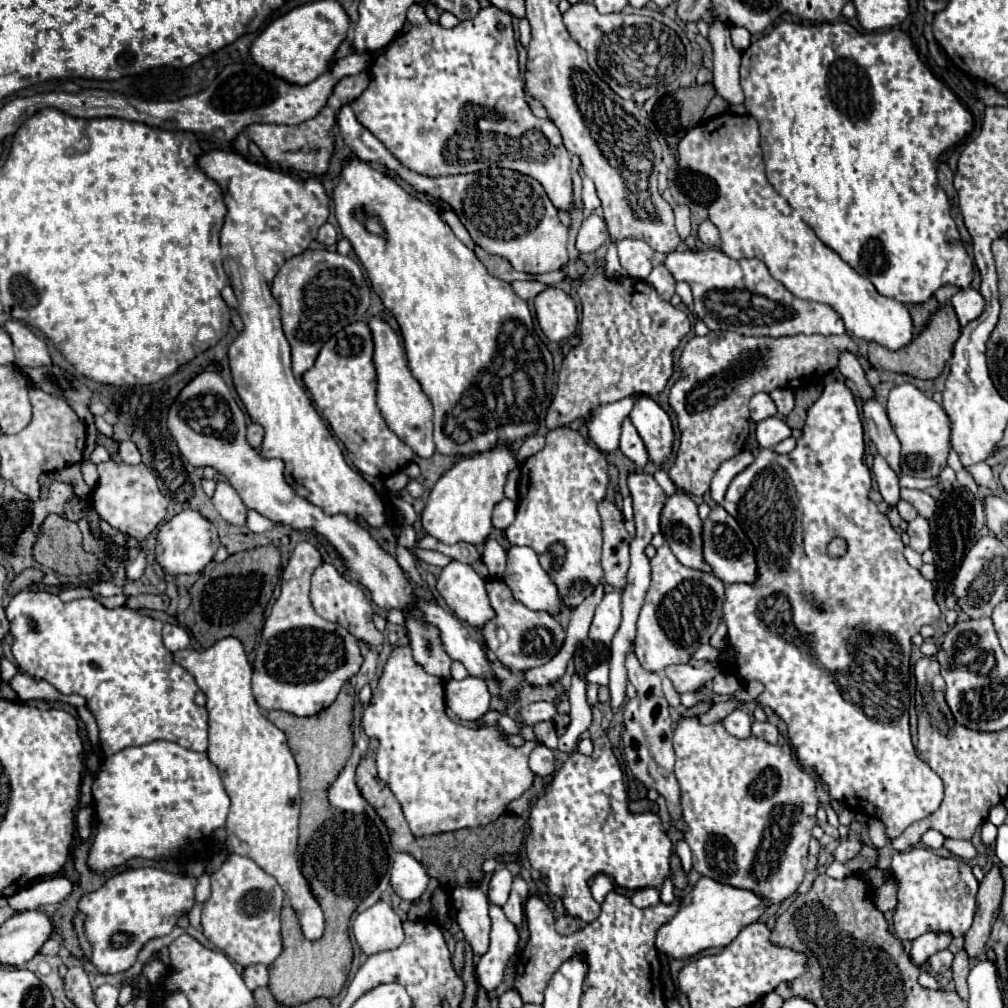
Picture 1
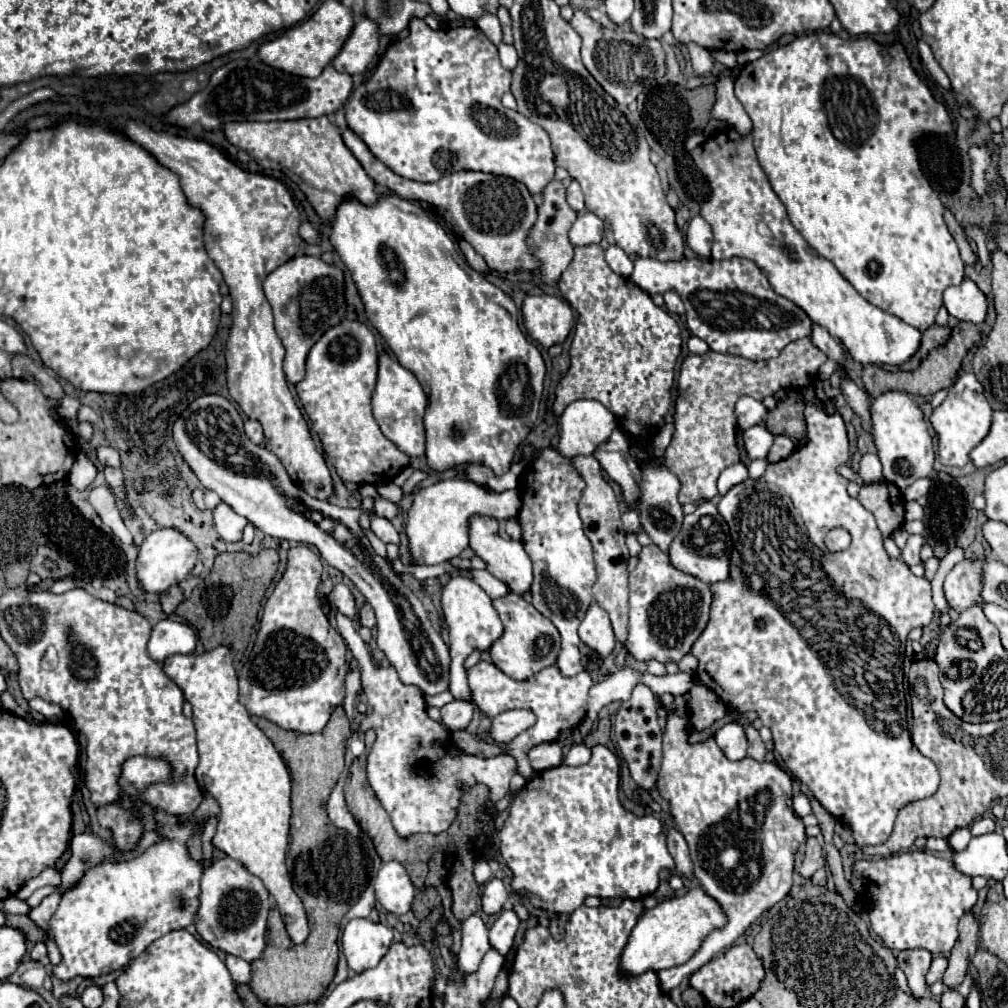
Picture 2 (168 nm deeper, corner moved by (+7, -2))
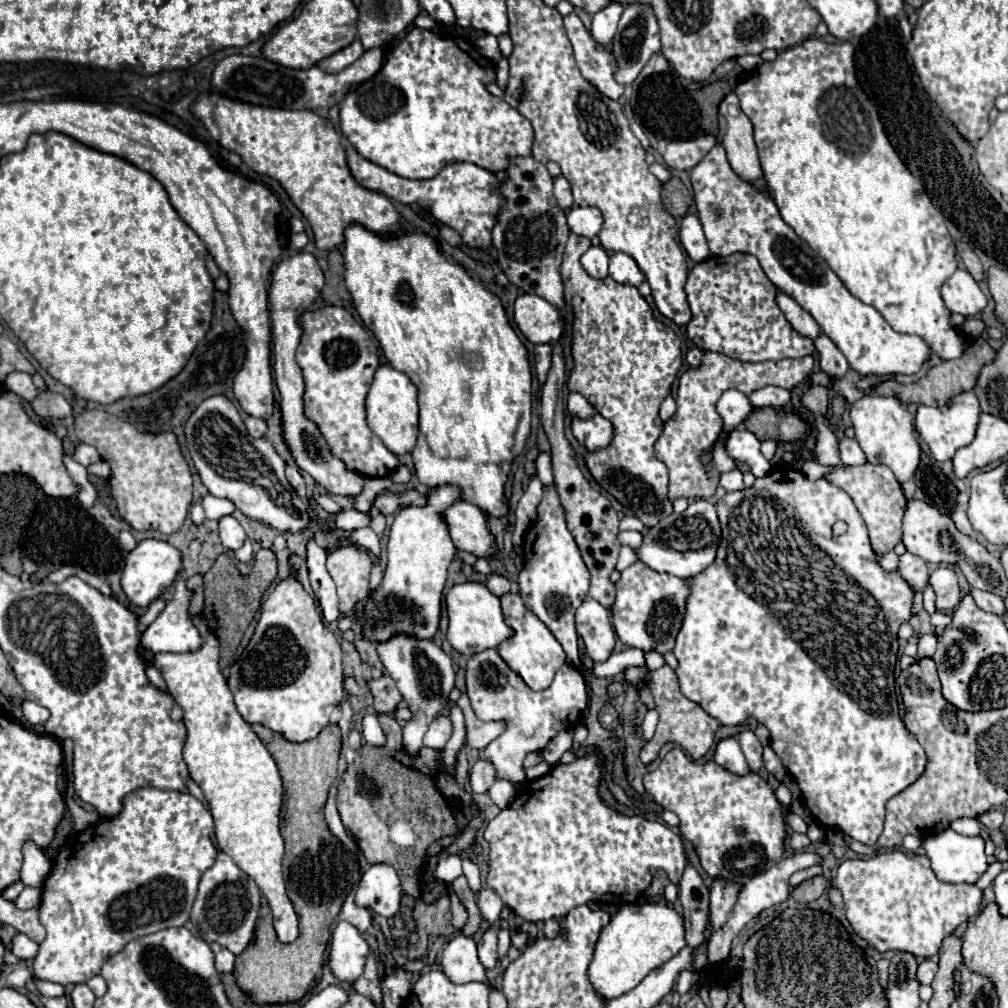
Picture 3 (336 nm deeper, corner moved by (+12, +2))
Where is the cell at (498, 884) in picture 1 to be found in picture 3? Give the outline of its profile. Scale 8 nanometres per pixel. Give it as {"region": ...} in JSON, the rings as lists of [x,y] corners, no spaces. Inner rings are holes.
{"region":[[[482,888],[480,894],[478,894],[478,908],[480,908],[484,920],[490,922],[490,924],[494,924],[494,922],[500,920],[500,914],[502,914],[504,904],[496,896],[496,892],[492,892],[490,888]]]}

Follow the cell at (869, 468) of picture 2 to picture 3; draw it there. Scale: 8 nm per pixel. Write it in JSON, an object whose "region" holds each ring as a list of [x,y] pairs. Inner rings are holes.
{"region":[[[840,436],[838,438],[838,450],[840,450],[840,460],[848,466],[856,466],[856,464],[864,464],[866,456],[862,452],[862,448],[858,446],[858,442],[854,438],[848,436]]]}

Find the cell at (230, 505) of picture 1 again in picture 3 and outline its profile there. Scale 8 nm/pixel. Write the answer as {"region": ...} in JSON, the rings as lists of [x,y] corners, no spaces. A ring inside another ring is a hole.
{"region":[[[224,516],[220,520],[220,540],[230,550],[238,550],[244,544],[246,532],[234,516]]]}

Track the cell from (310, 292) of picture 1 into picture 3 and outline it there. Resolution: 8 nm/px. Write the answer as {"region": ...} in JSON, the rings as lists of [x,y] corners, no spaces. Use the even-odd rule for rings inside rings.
{"region":[[[298,252],[294,256],[284,258],[278,264],[276,272],[272,274],[268,296],[270,296],[270,316],[272,316],[272,336],[274,336],[274,380],[280,392],[280,412],[282,412],[282,438],[290,448],[298,468],[308,472],[326,492],[336,496],[356,496],[364,486],[364,478],[362,474],[348,470],[346,464],[330,452],[318,426],[304,416],[304,398],[302,398],[304,378],[294,358],[302,336],[302,328],[296,324],[296,320],[318,298],[322,286],[324,286],[324,274],[316,258],[308,252]]]}

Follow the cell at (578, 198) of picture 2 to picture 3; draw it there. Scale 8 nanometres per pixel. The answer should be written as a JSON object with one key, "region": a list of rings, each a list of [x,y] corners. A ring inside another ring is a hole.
{"region":[[[558,176],[554,180],[554,198],[558,200],[558,204],[562,208],[570,208],[572,206],[572,192],[570,192],[568,180],[564,180],[564,176]]]}

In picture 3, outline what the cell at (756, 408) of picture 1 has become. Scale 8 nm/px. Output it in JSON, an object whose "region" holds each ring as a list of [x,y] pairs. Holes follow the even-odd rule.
{"region":[[[730,388],[720,396],[716,410],[724,420],[724,428],[734,430],[738,424],[742,424],[748,418],[748,414],[752,412],[752,406],[748,404],[748,398],[744,392]]]}

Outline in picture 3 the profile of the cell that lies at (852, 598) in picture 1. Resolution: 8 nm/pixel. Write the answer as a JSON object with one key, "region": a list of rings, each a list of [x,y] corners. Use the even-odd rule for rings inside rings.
{"region":[[[790,468],[782,470],[778,476],[770,478],[756,478],[756,488],[740,490],[740,492],[728,492],[718,502],[718,518],[722,524],[722,542],[718,546],[718,554],[714,564],[710,564],[706,570],[696,574],[688,582],[690,596],[686,600],[686,612],[682,620],[682,628],[676,636],[676,646],[672,654],[678,658],[676,676],[682,694],[700,704],[712,718],[716,718],[720,724],[738,726],[744,724],[750,716],[758,720],[758,724],[764,724],[770,730],[770,746],[782,760],[784,768],[796,778],[800,792],[804,796],[804,802],[810,810],[810,814],[818,820],[818,824],[828,828],[838,828],[844,834],[852,836],[854,840],[862,844],[876,844],[882,824],[884,824],[884,806],[886,802],[908,788],[912,782],[920,778],[920,774],[926,768],[926,754],[922,746],[918,744],[916,736],[910,734],[900,720],[898,714],[898,700],[894,690],[894,666],[896,666],[896,654],[898,654],[898,626],[902,622],[908,622],[912,618],[912,590],[908,584],[904,584],[902,576],[898,572],[886,572],[876,560],[876,554],[872,552],[868,544],[868,530],[864,528],[864,522],[860,520],[860,514],[852,506],[852,498],[832,484],[828,484],[824,478],[810,482],[802,472],[794,472]],[[844,520],[848,524],[848,532],[841,536],[832,534],[834,522]]]}

